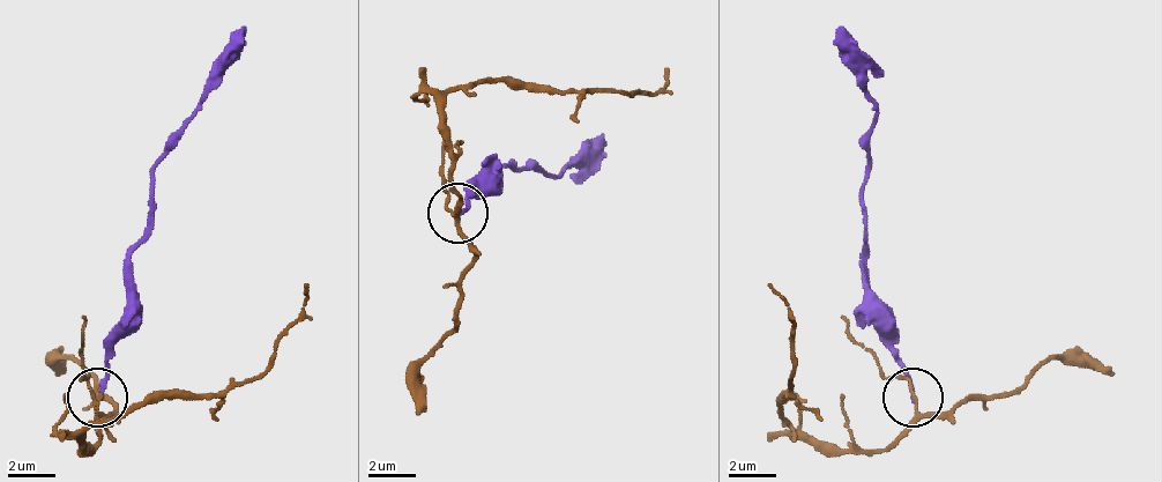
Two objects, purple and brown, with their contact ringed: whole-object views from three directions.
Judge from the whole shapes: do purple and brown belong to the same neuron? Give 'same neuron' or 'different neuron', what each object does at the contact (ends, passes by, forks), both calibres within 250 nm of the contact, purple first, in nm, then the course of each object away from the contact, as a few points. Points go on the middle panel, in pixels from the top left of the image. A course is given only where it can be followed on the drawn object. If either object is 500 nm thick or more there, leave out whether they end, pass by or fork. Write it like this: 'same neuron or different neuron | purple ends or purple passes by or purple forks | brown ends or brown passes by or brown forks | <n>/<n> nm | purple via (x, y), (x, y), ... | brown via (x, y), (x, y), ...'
different neuron | purple ends | brown forks | 190/110 nm | purple via (459, 214), (483, 191), (489, 167), (512, 161), (512, 167), (559, 172), (572, 161), (608, 143) | brown via (453, 214), (447, 113), (459, 84), (500, 78), (524, 90), (661, 90), (667, 66)

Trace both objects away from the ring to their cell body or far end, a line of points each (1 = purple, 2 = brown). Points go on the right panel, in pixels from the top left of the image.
1: (914, 398), (891, 316), (866, 286), (861, 208), (872, 96), (843, 24)
2: (914, 398), (914, 416), (879, 452), (813, 446), (784, 422), (777, 410), (790, 398), (790, 316), (766, 286)

